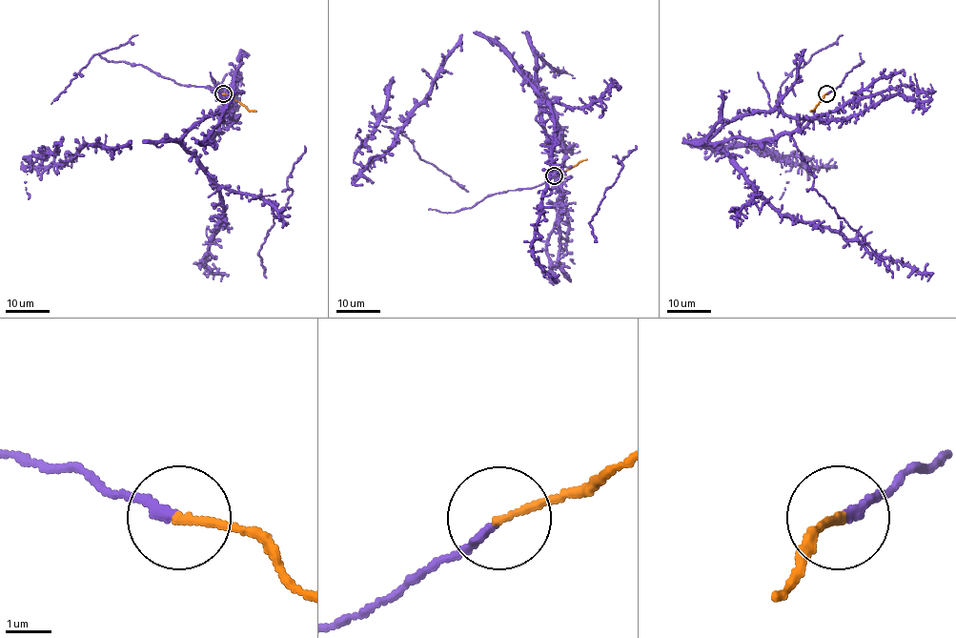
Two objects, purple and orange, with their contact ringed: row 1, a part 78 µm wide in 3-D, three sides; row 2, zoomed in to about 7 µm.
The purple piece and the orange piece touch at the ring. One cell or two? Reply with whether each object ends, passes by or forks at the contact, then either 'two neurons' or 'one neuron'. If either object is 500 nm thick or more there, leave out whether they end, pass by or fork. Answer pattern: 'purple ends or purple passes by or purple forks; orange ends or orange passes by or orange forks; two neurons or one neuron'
purple ends; orange ends; one neuron

